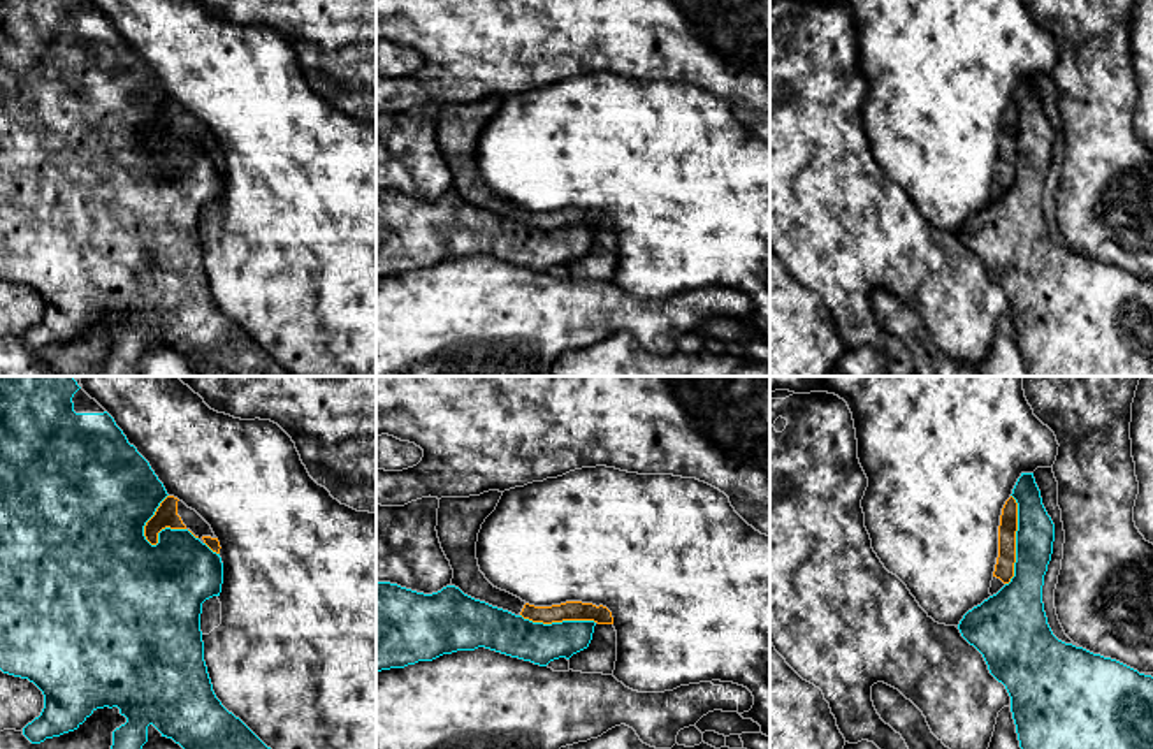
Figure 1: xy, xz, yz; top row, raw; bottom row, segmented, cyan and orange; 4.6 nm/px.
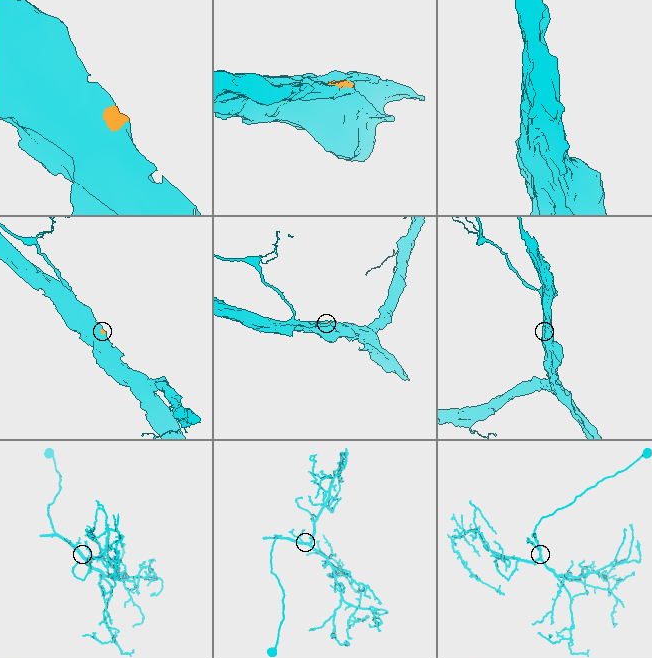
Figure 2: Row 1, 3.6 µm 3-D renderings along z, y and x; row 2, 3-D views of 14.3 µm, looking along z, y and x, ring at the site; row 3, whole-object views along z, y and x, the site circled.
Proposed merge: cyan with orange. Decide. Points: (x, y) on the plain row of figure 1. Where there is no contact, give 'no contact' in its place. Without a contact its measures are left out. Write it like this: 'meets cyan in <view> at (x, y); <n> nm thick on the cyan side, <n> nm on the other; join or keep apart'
meets cyan in xy at (162, 136); 380 nm thick on the cyan side, 110 nm on the other; keep apart

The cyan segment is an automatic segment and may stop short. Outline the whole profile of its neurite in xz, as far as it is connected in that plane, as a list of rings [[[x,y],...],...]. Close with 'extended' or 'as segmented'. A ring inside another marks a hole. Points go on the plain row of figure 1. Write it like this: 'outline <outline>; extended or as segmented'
outline [[[376,188],[376,280],[478,253],[547,273],[554,265],[569,265],[587,255],[594,232],[594,227],[533,229],[475,206],[455,192],[424,200],[397,190]]]; as segmented

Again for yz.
outline [[[1021,79],[1011,102],[1018,109],[1014,183],[968,216],[958,236],[983,260],[990,280],[1005,292],[1028,376],[1153,376],[1153,283],[1053,241],[1042,192],[1053,160],[1055,130],[1033,79]]]; as segmented

